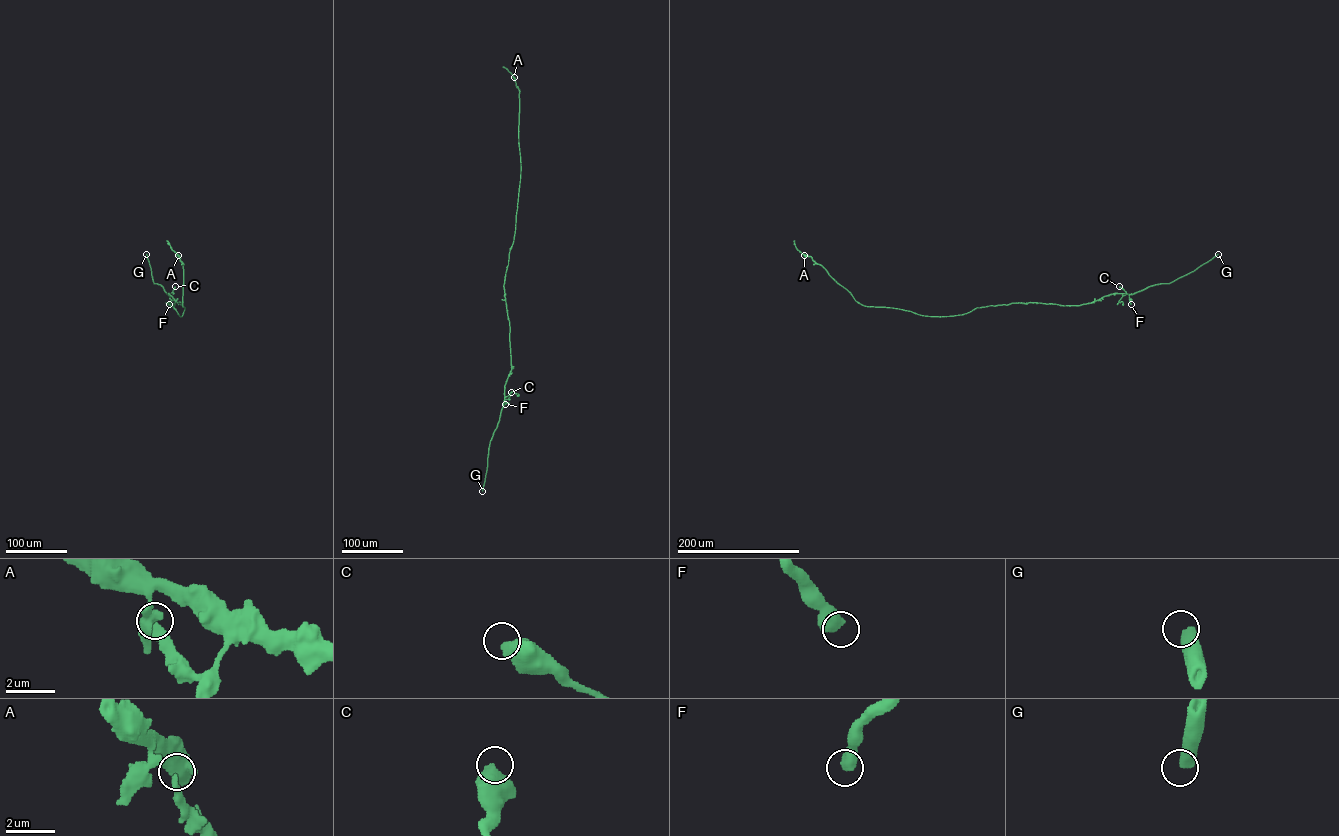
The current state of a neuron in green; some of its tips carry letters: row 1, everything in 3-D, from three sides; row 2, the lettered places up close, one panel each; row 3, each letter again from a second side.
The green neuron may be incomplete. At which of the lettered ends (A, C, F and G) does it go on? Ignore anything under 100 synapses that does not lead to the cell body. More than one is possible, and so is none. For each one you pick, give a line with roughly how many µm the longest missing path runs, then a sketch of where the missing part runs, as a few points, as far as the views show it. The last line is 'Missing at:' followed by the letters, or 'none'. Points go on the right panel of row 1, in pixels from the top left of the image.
Missing at: none

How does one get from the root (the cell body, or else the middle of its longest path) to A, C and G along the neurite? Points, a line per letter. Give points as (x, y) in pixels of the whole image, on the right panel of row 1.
A: (998, 305), (942, 316), (865, 306), (822, 266), (804, 255)
C: (998, 305), (1033, 302), (1080, 305), (1113, 293), (1126, 293), (1119, 286)
G: (998, 305), (1033, 302), (1080, 305), (1113, 293), (1134, 294), (1151, 286), (1170, 283), (1218, 254)

